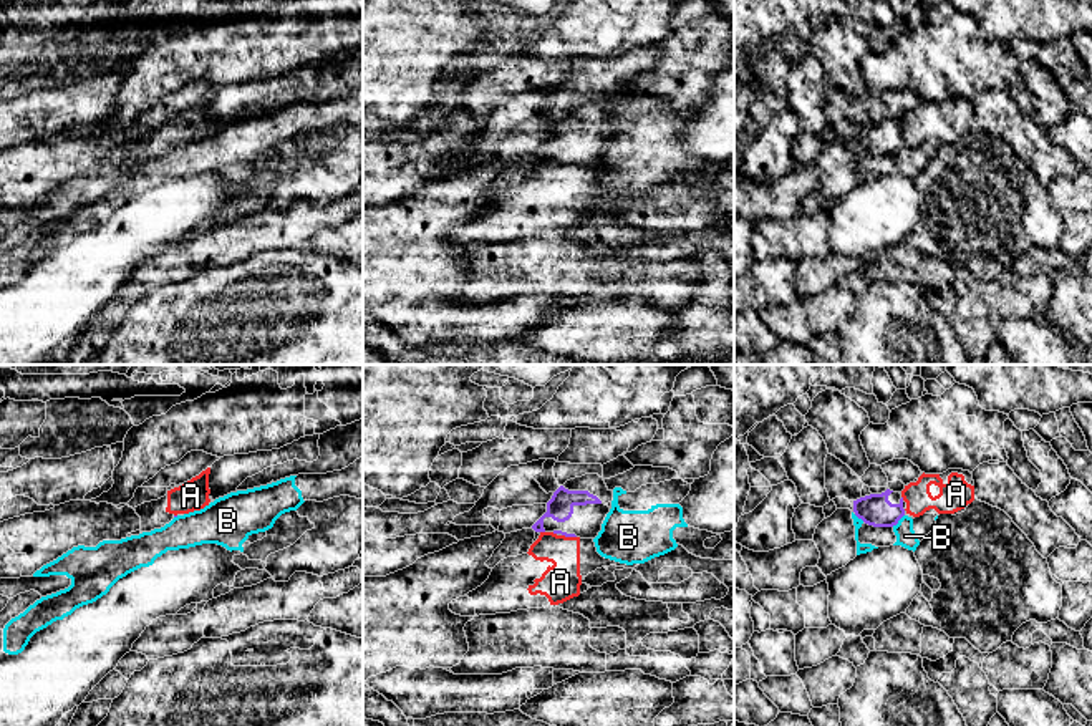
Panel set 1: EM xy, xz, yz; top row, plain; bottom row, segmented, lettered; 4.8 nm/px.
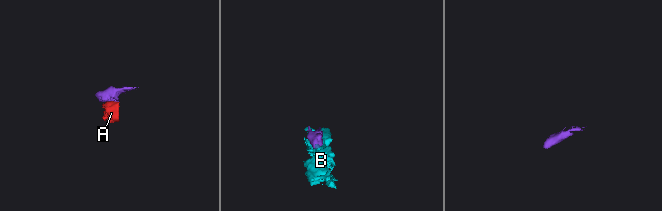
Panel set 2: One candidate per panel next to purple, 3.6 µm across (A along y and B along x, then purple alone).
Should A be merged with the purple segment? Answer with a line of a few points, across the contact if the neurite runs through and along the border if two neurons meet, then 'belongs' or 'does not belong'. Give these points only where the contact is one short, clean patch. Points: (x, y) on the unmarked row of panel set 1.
line xz (541, 159), (544, 161); does not belong

